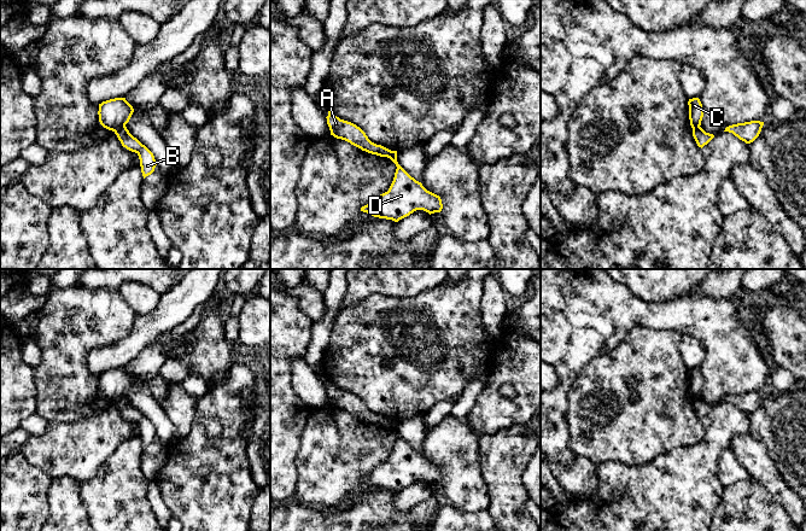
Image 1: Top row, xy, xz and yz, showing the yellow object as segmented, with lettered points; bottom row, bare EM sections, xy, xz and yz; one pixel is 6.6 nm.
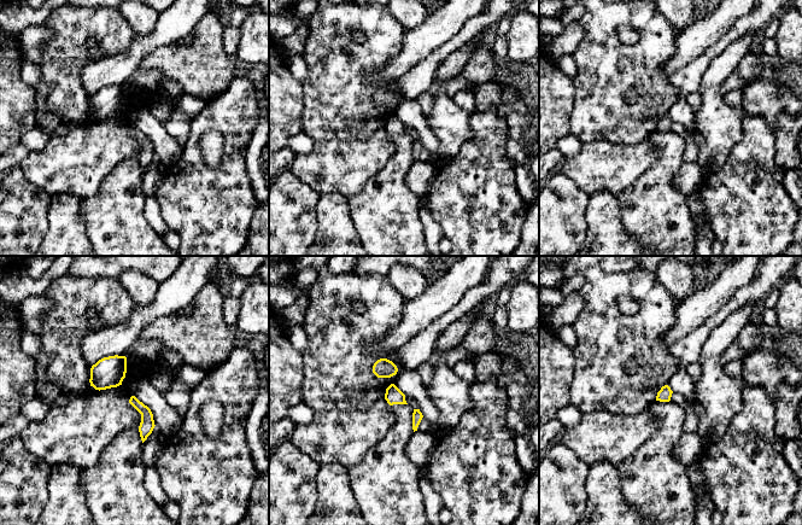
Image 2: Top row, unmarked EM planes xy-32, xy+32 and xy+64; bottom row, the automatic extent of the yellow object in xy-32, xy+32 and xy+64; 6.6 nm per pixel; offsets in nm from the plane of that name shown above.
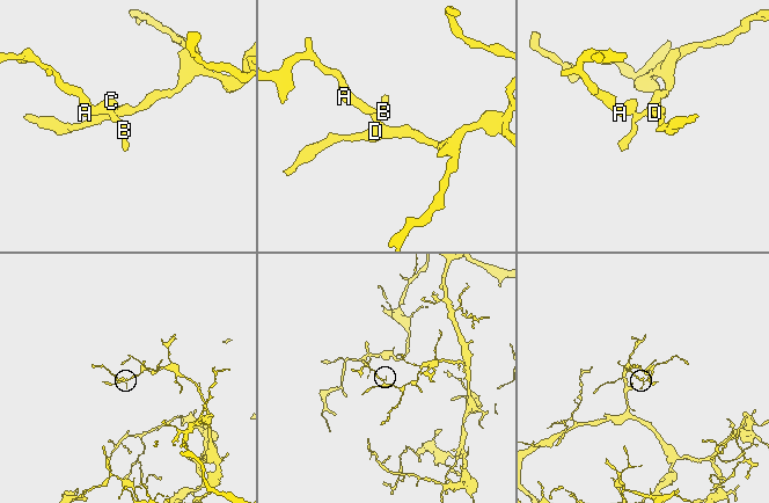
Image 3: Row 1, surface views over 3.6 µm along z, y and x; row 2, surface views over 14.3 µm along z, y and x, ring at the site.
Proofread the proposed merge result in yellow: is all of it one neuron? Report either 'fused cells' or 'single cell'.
fused cells

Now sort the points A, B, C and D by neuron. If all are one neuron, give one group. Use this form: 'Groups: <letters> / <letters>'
Groups: A C / B D

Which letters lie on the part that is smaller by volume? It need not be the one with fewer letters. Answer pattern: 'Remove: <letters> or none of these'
Remove: A, C

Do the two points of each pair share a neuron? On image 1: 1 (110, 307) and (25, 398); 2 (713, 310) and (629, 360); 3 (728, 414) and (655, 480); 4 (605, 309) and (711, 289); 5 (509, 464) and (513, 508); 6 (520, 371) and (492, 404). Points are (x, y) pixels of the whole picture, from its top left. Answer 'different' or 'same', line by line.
1: different
2: different
3: same
4: different
5: same
6: same

